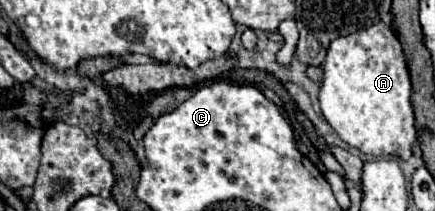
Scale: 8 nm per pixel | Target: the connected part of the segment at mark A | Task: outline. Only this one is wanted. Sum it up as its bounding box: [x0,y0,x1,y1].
[320,23,418,161]

